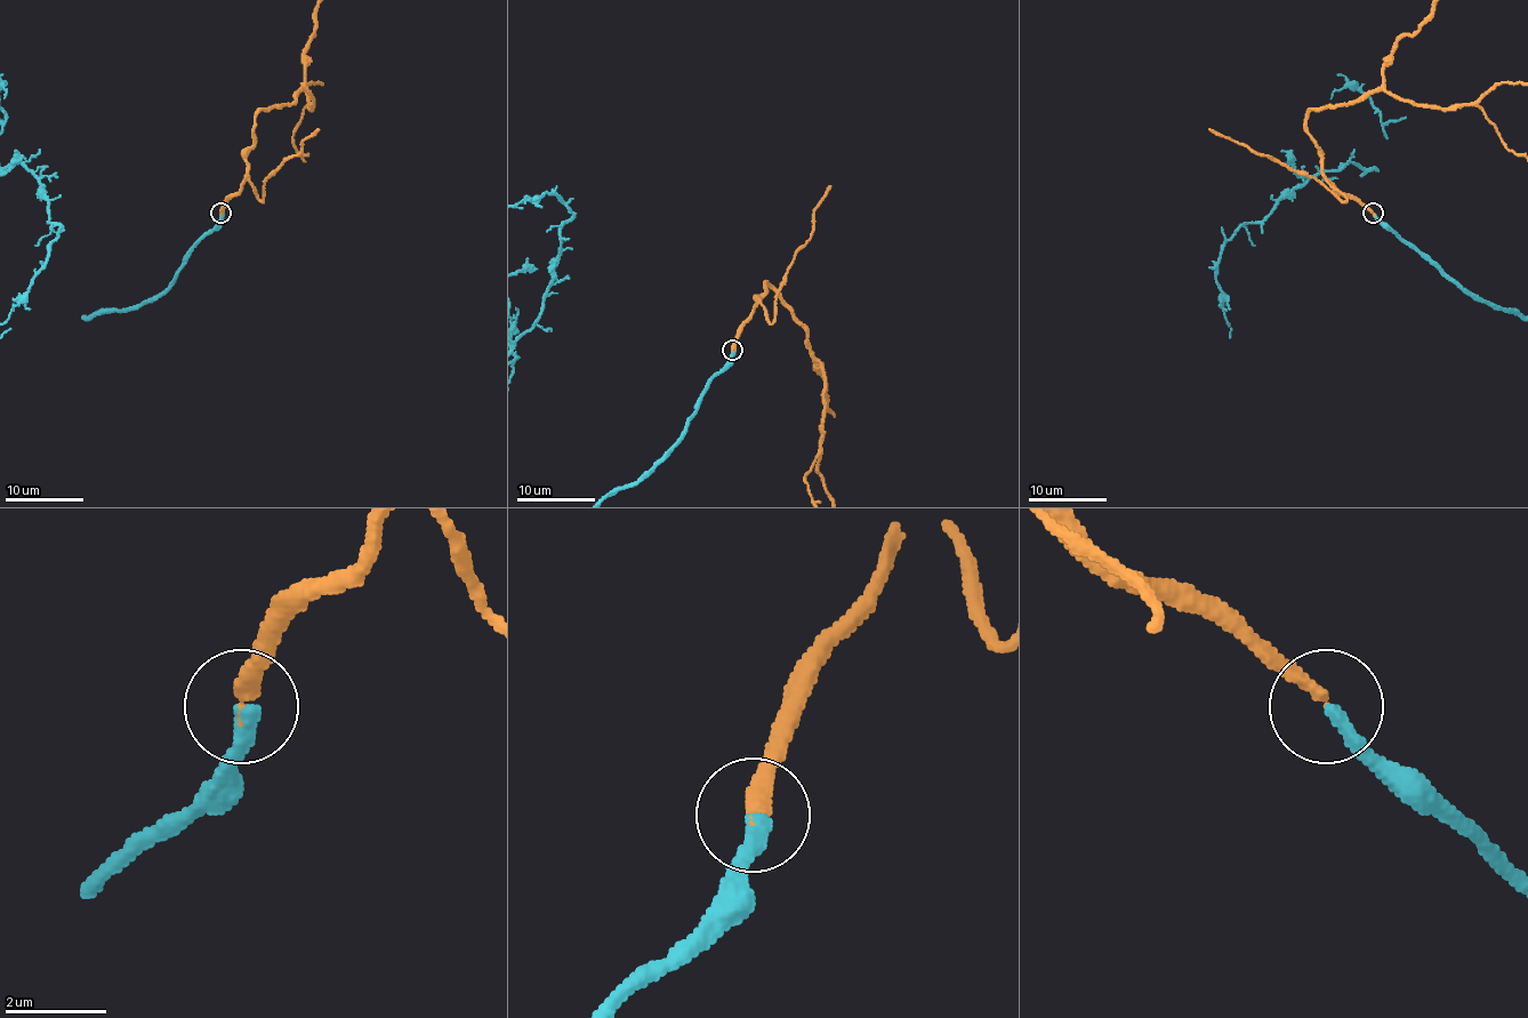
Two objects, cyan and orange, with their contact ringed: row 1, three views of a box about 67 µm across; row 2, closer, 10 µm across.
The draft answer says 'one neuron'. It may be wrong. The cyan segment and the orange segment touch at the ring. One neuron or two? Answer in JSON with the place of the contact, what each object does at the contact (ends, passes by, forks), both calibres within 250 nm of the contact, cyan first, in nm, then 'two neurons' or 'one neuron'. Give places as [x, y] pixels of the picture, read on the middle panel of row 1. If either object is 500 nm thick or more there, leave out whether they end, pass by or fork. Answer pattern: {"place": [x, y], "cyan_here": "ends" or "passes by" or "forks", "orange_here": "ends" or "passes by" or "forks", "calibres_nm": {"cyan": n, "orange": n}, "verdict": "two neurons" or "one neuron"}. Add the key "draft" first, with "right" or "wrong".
{"draft": "right", "place": [732, 350], "cyan_here": "ends", "orange_here": "ends", "calibres_nm": {"cyan": 300, "orange": 280}, "verdict": "one neuron"}

